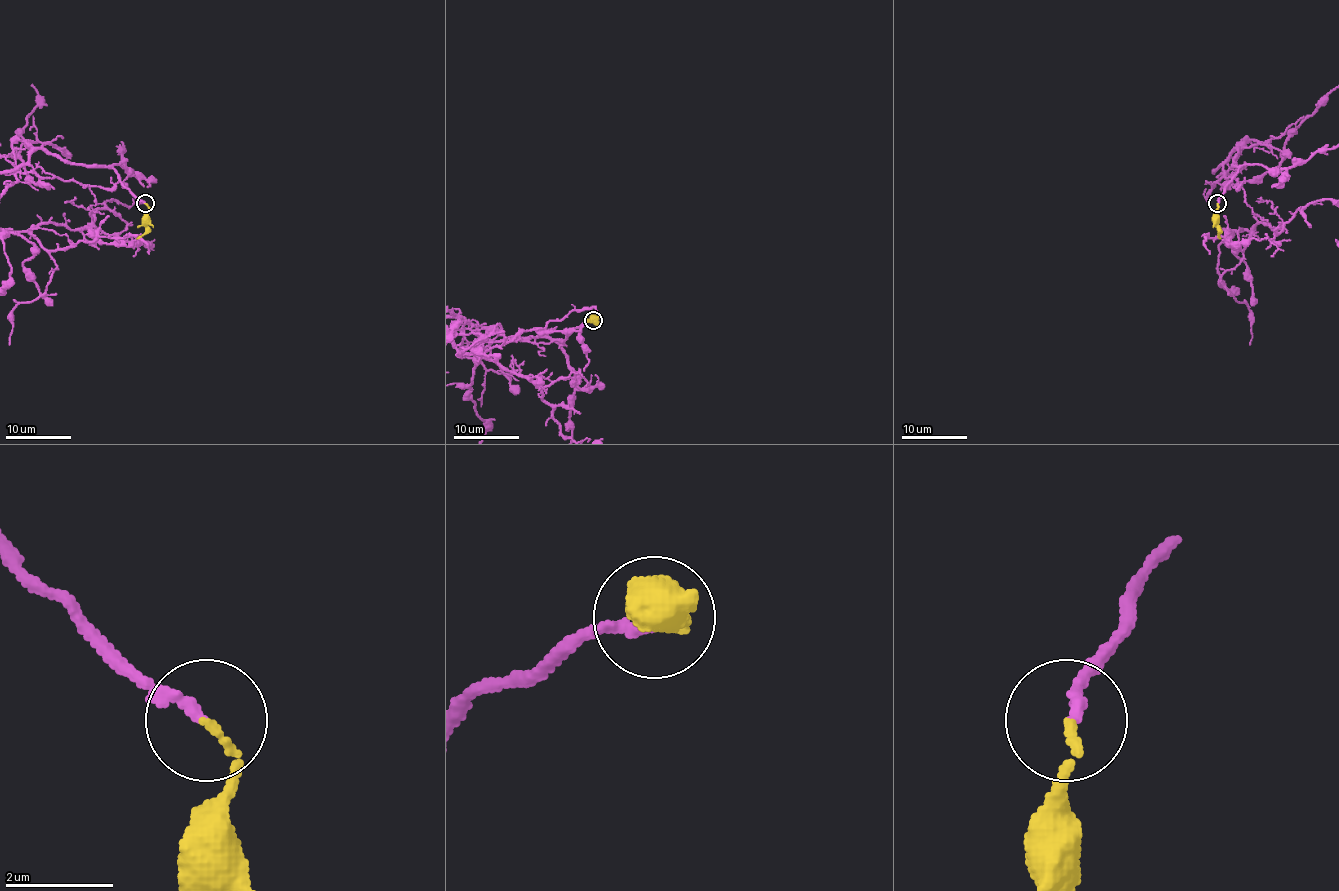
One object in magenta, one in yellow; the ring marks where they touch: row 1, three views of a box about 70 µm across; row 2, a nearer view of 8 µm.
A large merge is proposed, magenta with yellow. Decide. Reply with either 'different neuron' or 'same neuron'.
same neuron

